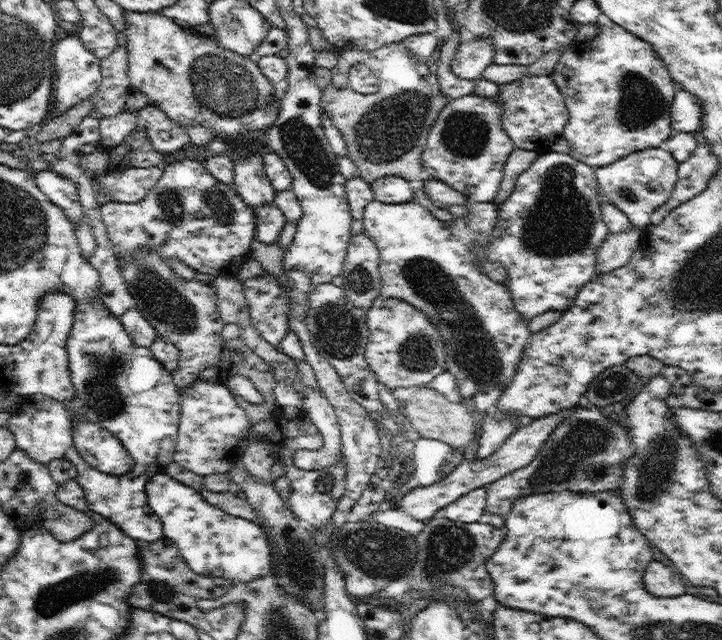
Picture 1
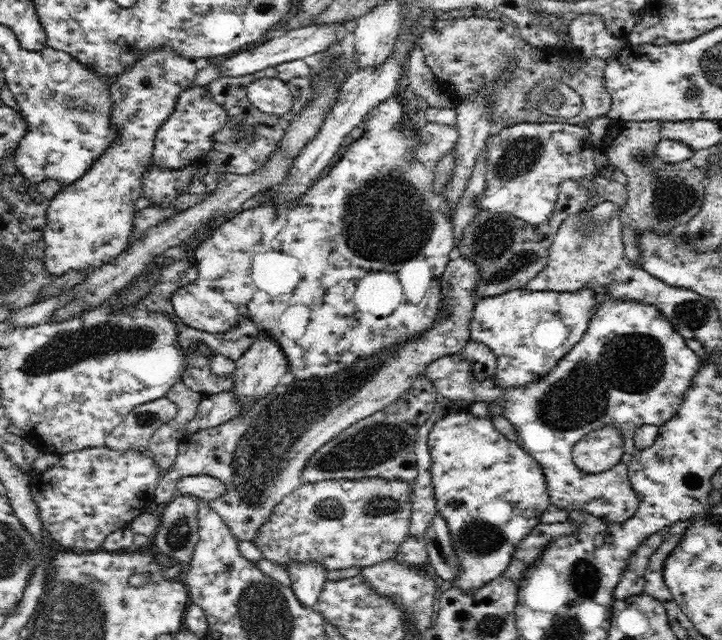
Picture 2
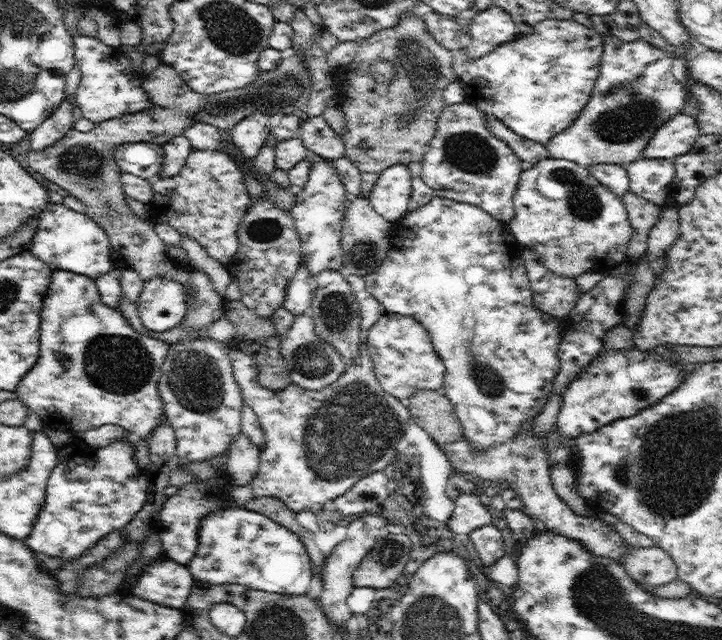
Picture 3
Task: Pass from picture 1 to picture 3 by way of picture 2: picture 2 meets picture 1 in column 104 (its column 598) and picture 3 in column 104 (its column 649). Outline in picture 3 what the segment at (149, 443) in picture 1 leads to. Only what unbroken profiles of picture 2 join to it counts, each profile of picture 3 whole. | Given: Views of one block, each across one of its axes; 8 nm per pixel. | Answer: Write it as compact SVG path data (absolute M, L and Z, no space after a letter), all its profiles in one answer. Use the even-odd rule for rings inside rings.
M62 269L52 272L40 321L40 356L32 370L20 380L15 390L18 398L40 416L46 427L65 428L75 437L103 424L117 424L129 431L132 441L148 440L165 416L158 382L169 344L134 330L120 309L102 301L95 279Z

